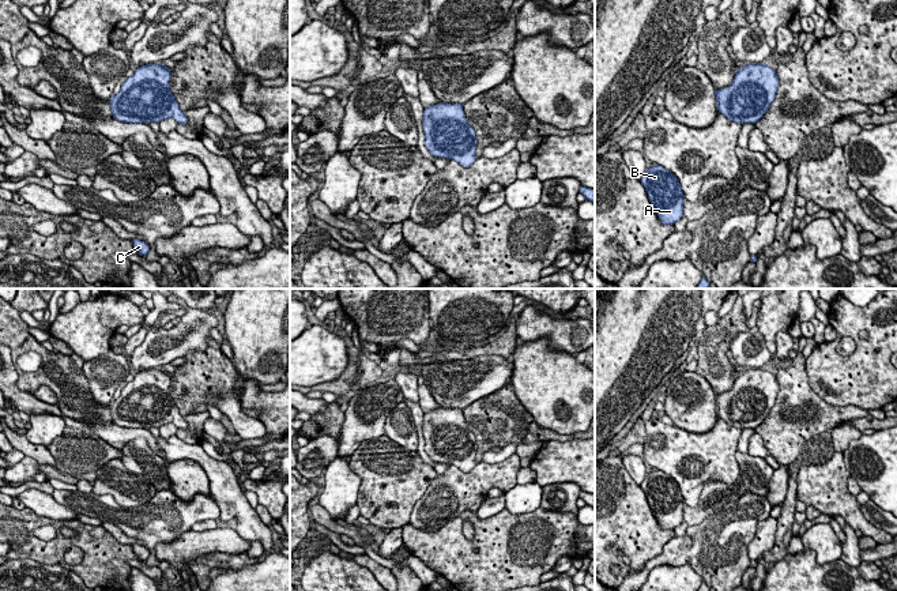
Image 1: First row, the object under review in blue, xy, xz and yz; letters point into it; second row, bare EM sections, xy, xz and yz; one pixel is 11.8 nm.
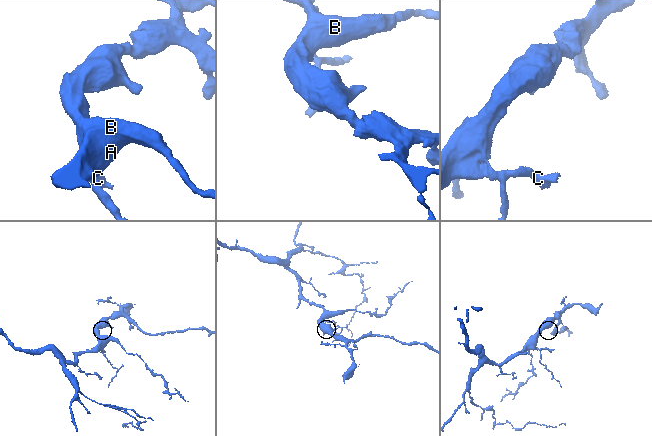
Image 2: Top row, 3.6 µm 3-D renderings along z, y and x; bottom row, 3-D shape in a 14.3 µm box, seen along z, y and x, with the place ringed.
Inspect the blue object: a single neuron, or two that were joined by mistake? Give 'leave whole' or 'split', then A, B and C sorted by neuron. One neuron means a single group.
leave whole; A B C

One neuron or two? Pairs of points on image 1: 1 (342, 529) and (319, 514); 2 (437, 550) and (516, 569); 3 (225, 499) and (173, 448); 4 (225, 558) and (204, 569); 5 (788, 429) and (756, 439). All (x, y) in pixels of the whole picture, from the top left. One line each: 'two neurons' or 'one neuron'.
1: one neuron
2: one neuron
3: one neuron
4: one neuron
5: two neurons

